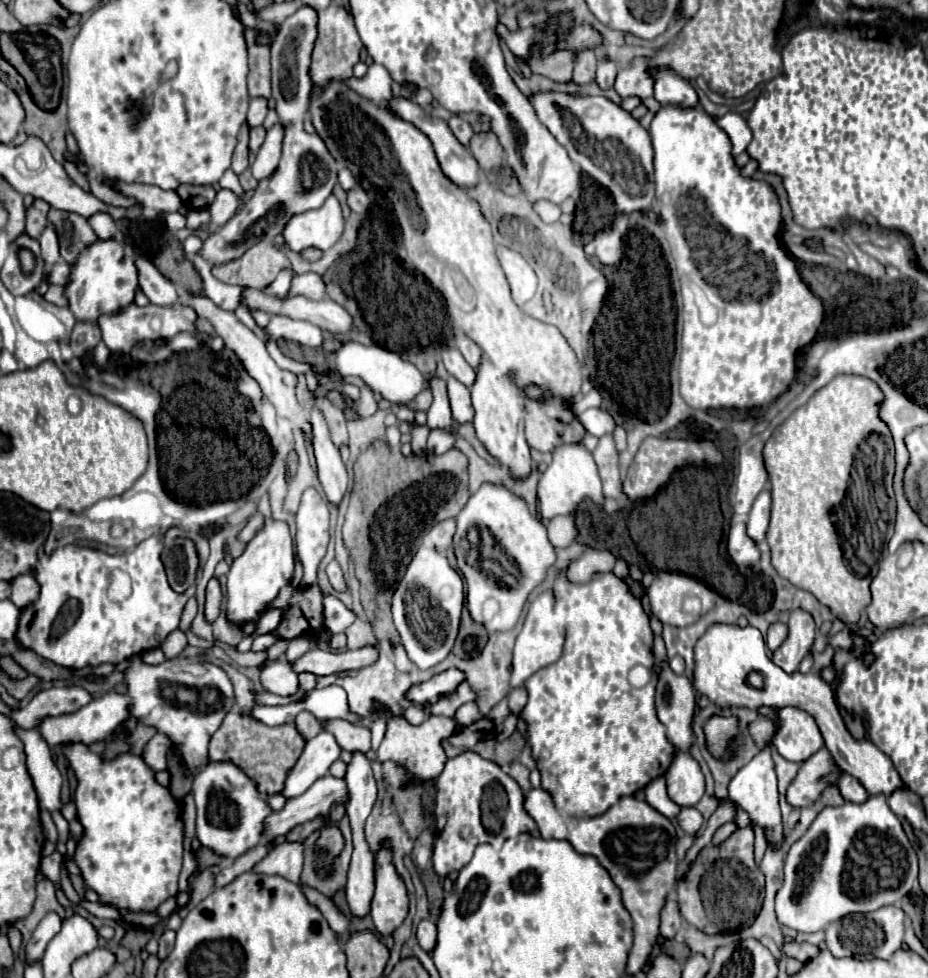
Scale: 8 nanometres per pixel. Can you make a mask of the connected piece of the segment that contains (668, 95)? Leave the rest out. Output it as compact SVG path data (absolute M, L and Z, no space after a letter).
M652 67L648 69L648 73L654 79L654 99L658 99L660 105L698 105L698 95L694 87L670 67Z

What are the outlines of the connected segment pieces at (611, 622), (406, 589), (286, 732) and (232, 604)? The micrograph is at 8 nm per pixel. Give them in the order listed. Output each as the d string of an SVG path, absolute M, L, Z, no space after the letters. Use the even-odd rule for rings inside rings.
M558 573L556 583L554 583L554 595L556 599L564 601L564 609L566 609L566 643L564 643L564 651L562 657L536 671L528 681L526 681L526 689L528 689L528 703L522 711L522 719L528 723L528 739L534 745L534 757L538 763L538 769L542 773L542 787L552 795L556 807L560 811L564 811L570 817L596 817L602 815L608 807L612 807L620 797L624 795L634 795L638 789L644 789L652 779L660 777L666 773L666 769L670 767L672 759L674 759L674 745L668 741L666 737L666 729L664 725L658 721L656 717L656 709L654 709L654 689L656 689L656 677L652 677L652 681L640 689L632 687L628 683L628 671L636 665L644 665L644 667L654 667L654 655L652 655L652 629L648 623L648 617L640 605L640 601L636 597L630 595L626 583L622 579L618 579L614 573L604 573L604 575L596 575L590 583L584 585L574 585L566 579L564 573Z
M422 545L412 557L402 581L392 595L394 627L412 663L416 663L420 669L430 669L446 659L458 635L462 605L464 585L460 575L450 567L444 553Z
M228 713L222 727L214 733L210 741L210 761L230 761L238 765L256 785L262 797L272 797L280 793L284 777L296 765L304 749L304 739L296 725L286 723L280 727L268 727L252 717L240 713Z
M266 521L262 529L252 537L252 541L246 543L244 553L232 561L232 567L228 571L228 583L226 583L226 597L228 597L228 619L232 623L244 623L246 619L254 619L260 611L266 609L266 605L278 595L278 591L292 579L294 573L294 539L290 535L290 527L284 521Z

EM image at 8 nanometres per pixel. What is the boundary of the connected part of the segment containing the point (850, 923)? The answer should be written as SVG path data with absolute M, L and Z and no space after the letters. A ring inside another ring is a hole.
M888 905L874 913L856 913L848 915L836 923L830 923L826 929L826 949L834 957L854 957L854 959L890 959L896 949L902 945L904 935L904 911Z

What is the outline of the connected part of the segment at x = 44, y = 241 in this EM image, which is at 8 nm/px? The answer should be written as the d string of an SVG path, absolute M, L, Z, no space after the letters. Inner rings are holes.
M48 225L40 237L40 247L42 247L42 257L46 261L46 265L54 265L60 259L58 253L58 237L56 231L52 229L52 225Z

